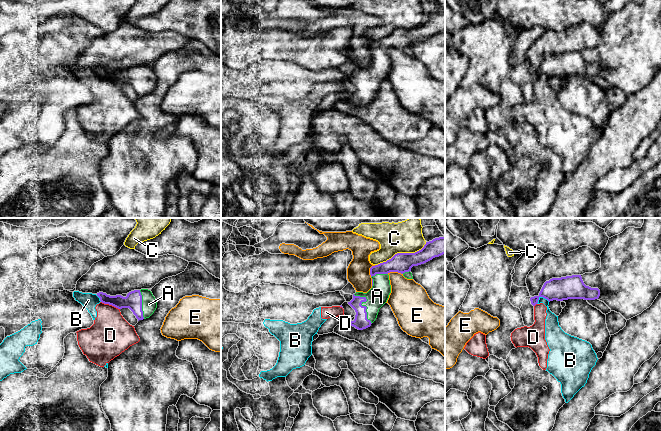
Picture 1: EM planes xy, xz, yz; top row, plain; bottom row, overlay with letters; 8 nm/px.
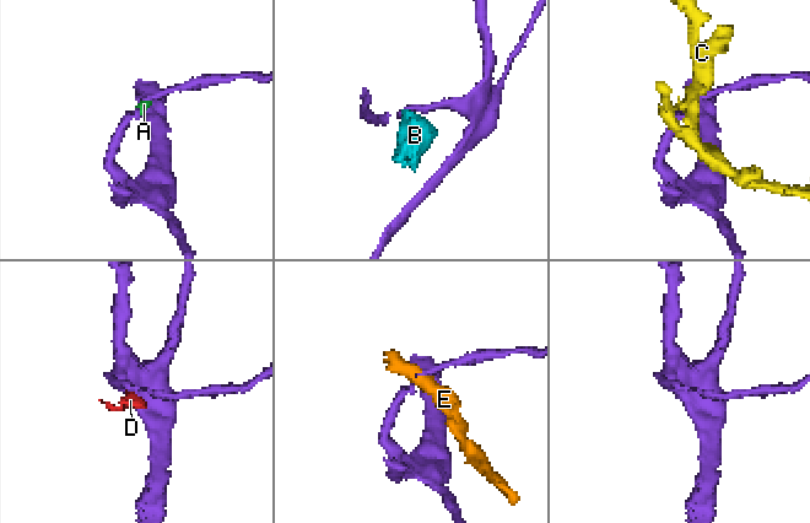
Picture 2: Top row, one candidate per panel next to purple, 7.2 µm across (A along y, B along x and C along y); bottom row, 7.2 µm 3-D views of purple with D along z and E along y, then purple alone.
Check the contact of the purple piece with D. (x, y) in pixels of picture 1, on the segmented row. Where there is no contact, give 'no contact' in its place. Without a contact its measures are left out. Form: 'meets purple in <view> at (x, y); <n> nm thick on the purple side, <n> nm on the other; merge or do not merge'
meets purple in xy at (110, 304); 140 nm thick on the purple side, 340 nm on the other; do not merge

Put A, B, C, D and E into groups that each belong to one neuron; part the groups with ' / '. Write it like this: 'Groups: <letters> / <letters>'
Groups: A / B D / C / E

